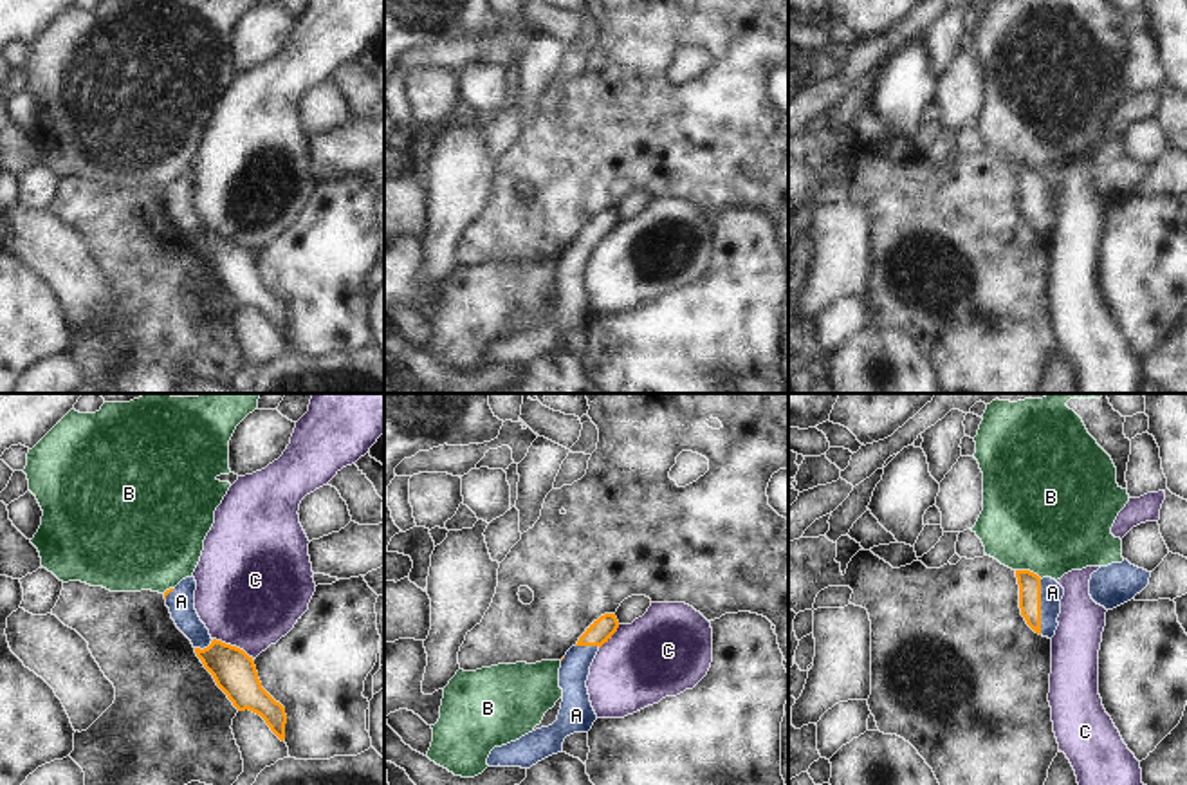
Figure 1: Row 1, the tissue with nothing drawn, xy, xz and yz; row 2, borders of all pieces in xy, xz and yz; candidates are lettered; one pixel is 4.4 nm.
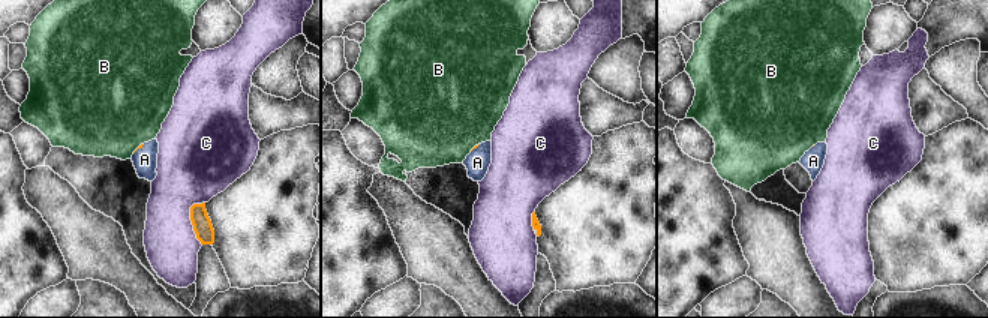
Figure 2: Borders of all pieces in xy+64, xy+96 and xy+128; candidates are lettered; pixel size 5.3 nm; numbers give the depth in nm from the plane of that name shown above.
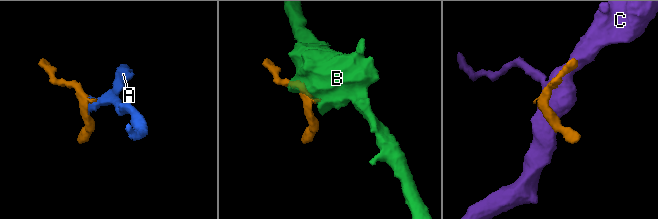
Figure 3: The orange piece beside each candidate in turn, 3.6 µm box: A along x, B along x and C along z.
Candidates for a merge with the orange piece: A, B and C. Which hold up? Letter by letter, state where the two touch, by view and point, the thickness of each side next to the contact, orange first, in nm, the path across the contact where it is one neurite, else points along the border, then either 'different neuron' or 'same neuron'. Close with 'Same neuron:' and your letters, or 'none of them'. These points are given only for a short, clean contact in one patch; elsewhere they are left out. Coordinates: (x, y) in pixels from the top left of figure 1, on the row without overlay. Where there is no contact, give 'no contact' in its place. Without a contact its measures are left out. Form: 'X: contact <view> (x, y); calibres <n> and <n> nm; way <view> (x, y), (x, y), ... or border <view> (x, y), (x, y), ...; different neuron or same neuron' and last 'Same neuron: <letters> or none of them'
A: contact yz (1039, 203); calibres 100 and 100 nm; way yz (1029, 179), (1039, 203), (1052, 188); same neuron
B: contact yz (1029, 166); calibres 100 and 500 nm; different neuron
C: contact xy (233, 242); calibres 190 and 480 nm; different neuron
Same neuron: A

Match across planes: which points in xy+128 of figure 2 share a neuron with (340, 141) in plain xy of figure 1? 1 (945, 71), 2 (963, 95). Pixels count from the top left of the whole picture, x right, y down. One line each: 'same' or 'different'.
1: different
2: different

